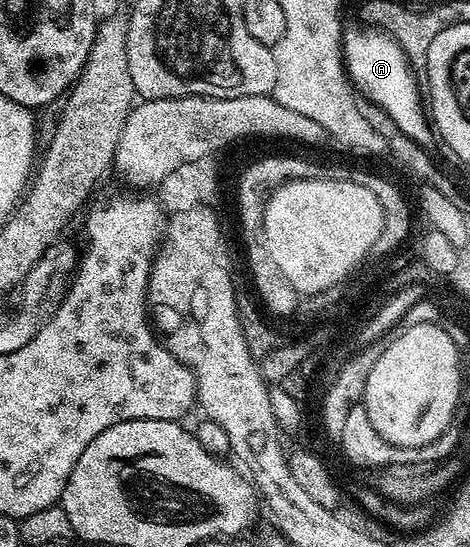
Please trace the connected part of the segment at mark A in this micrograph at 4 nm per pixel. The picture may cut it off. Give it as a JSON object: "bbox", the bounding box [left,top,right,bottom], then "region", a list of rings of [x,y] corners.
{"bbox":[341,23,433,146],"region":[[[362,23],[356,26],[356,29],[342,30],[341,44],[345,68],[358,92],[381,106],[399,131],[409,139],[415,140],[421,146],[430,146],[433,129],[429,124],[424,102],[420,98],[419,88],[415,85],[415,76],[411,74],[407,56],[401,51],[399,44],[382,29]]]}

